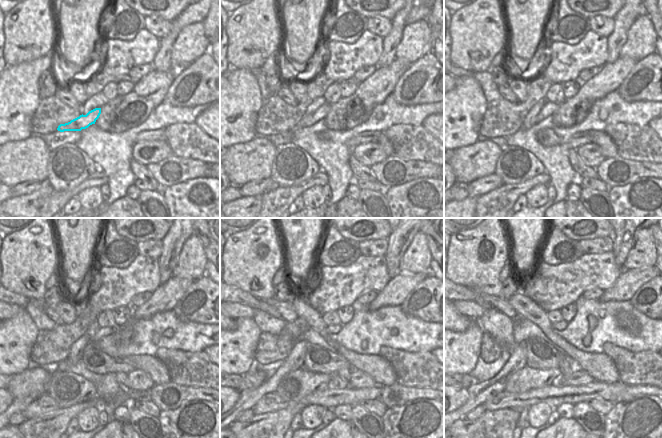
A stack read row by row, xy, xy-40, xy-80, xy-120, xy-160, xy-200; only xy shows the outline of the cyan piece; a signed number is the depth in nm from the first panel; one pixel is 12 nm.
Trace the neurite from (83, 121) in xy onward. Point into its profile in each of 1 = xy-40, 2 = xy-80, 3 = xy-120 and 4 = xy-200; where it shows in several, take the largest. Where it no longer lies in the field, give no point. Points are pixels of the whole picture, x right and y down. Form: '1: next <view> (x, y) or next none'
1: next xy-40 (307, 121)
2: next xy-80 (549, 108)
3: next xy-120 (106, 331)
4: next xy-200 (561, 325)

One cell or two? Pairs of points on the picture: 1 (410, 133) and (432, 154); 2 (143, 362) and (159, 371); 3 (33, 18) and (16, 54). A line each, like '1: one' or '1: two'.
1: one
2: one
3: one

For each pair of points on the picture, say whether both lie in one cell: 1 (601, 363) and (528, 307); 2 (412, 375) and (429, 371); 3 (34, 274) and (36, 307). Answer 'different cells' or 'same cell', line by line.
1: same cell
2: same cell
3: different cells

